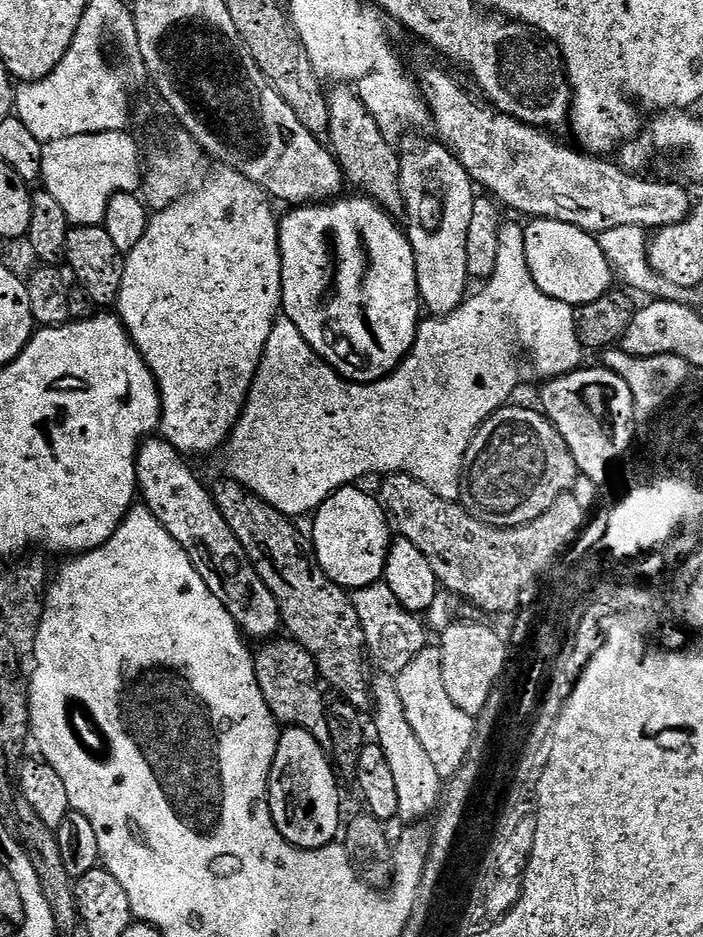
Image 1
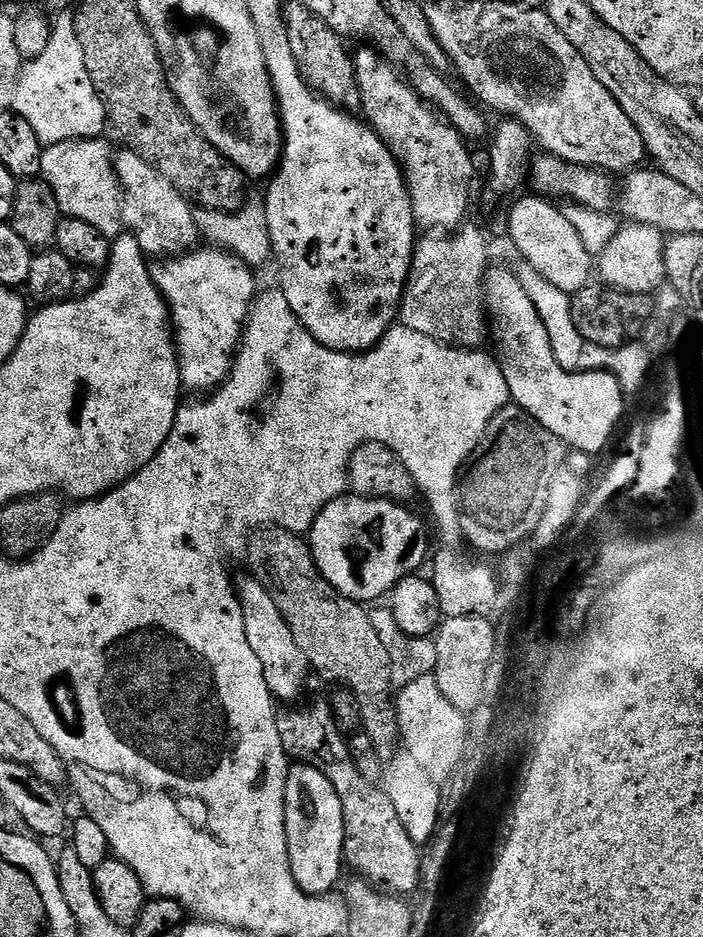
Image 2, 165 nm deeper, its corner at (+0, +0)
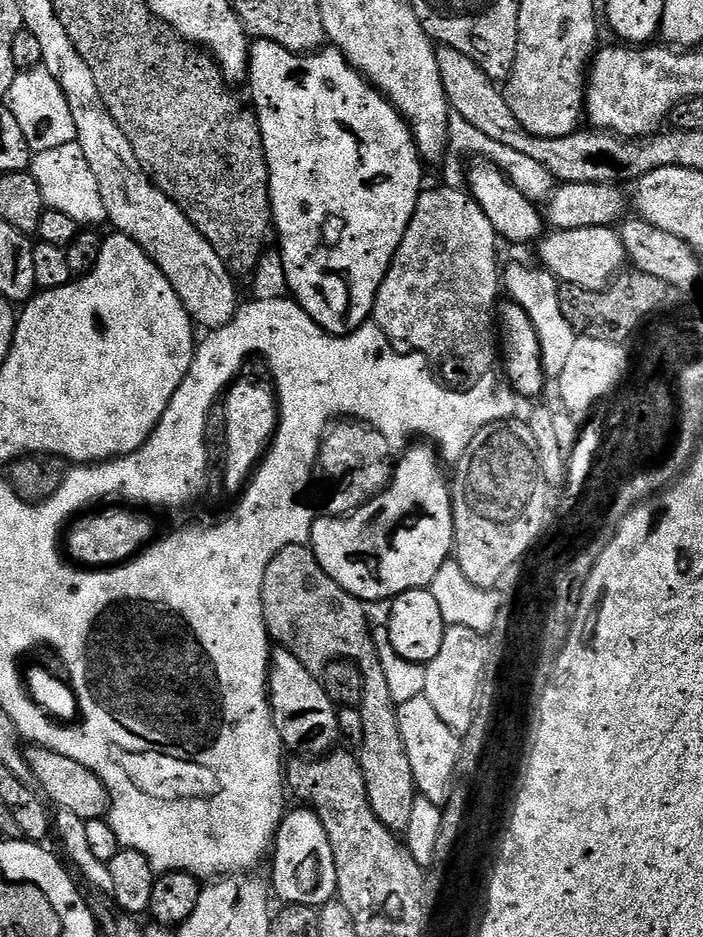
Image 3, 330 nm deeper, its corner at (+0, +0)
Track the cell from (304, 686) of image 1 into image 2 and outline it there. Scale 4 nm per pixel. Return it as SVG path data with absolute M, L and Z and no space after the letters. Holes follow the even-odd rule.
M327 699L316 700L313 704L301 703L299 706L288 706L276 717L278 738L282 738L285 757L293 761L314 766L326 778L330 778L330 786L334 786L334 794L338 794L338 802L342 802L342 818L344 819L344 858L347 867L353 868L357 877L363 878L369 884L401 898L411 894L419 882L419 864L421 849L406 834L406 826L402 826L398 813L394 811L394 802L385 794L379 783L362 778L358 774L358 766L354 766L354 758L348 749L345 733L334 722L332 706Z

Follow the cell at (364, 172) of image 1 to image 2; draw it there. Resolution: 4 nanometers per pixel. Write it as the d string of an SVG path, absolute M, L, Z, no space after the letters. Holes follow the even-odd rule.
M292 2L284 9L284 28L288 31L288 41L294 62L302 74L305 84L324 99L345 110L360 107L360 91L356 77L356 61L353 53L348 53L345 37L339 36L318 14L306 10L299 2Z

